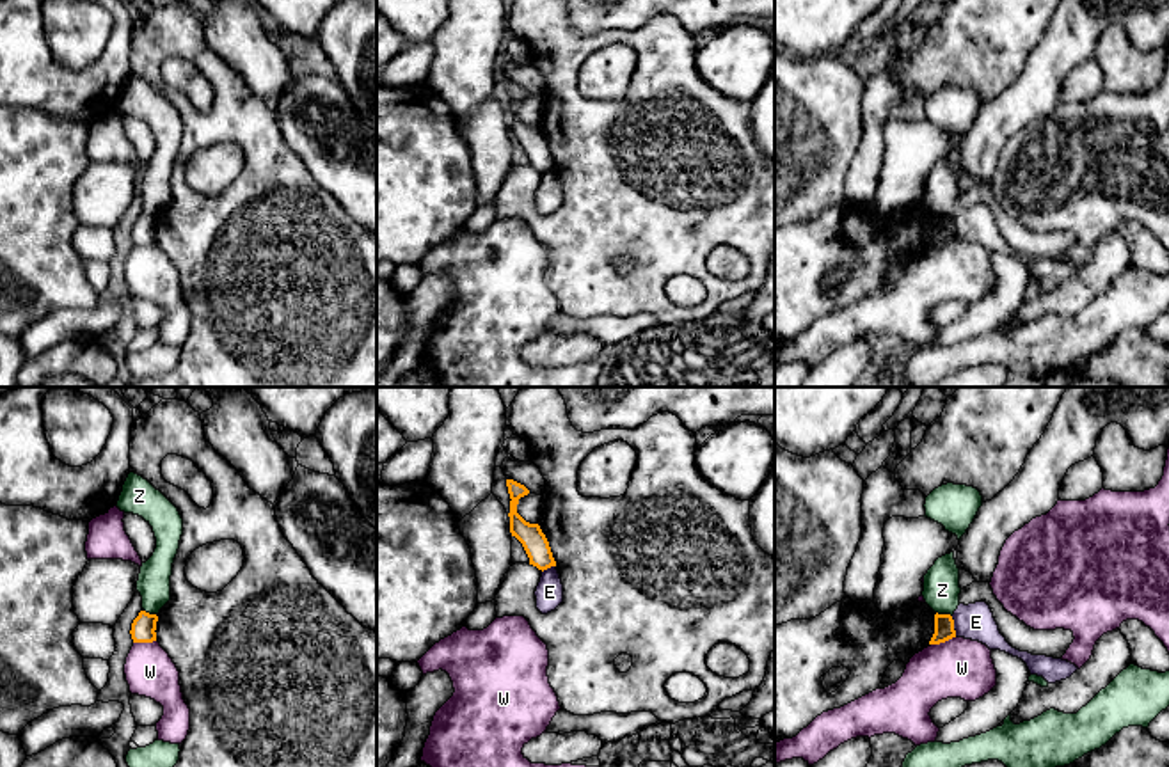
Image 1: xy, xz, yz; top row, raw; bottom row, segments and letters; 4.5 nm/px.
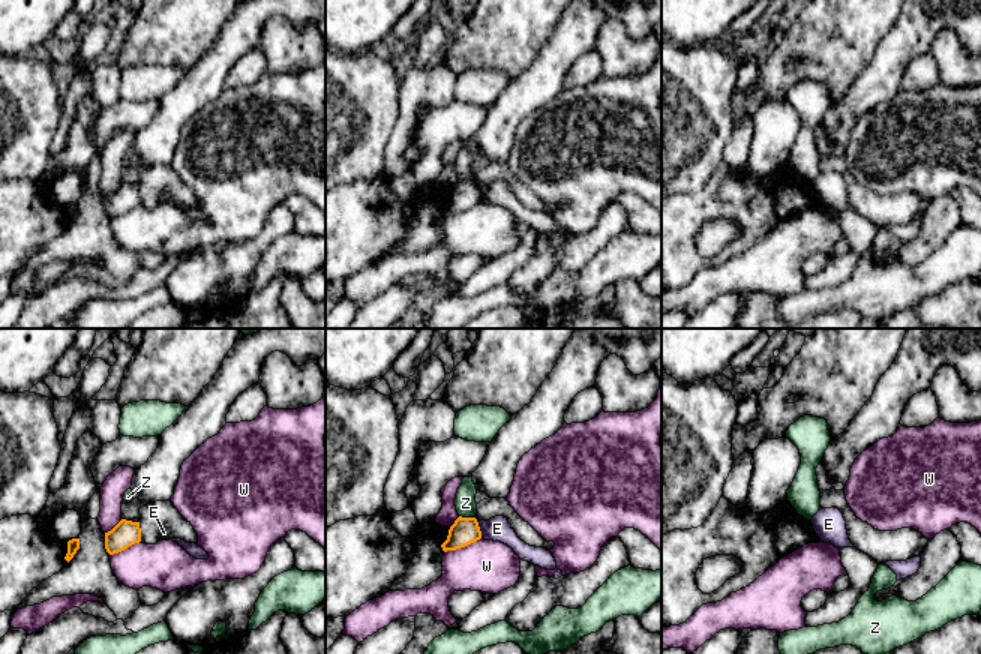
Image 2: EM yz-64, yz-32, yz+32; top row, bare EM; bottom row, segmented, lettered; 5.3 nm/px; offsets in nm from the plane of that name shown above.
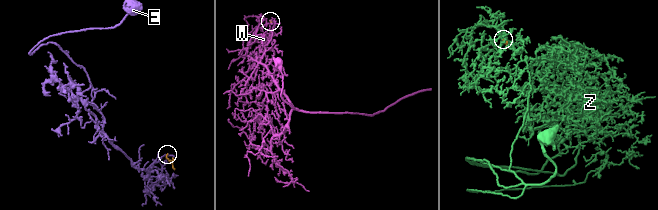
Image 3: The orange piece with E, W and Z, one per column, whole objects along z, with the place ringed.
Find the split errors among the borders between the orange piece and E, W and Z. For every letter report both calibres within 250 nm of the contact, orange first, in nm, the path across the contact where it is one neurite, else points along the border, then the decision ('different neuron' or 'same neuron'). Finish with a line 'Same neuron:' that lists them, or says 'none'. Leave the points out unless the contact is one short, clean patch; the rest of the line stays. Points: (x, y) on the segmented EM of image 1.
E: 100 nm thick on the orange side, 170 nm on the other; border along yz (951, 616), (956, 636); different neuron
W: 100 nm thick on the orange side, 280 nm on the other; different neuron
Z: 100 nm thick on the orange side, 160 nm on the other; different neuron
Same neuron: none

